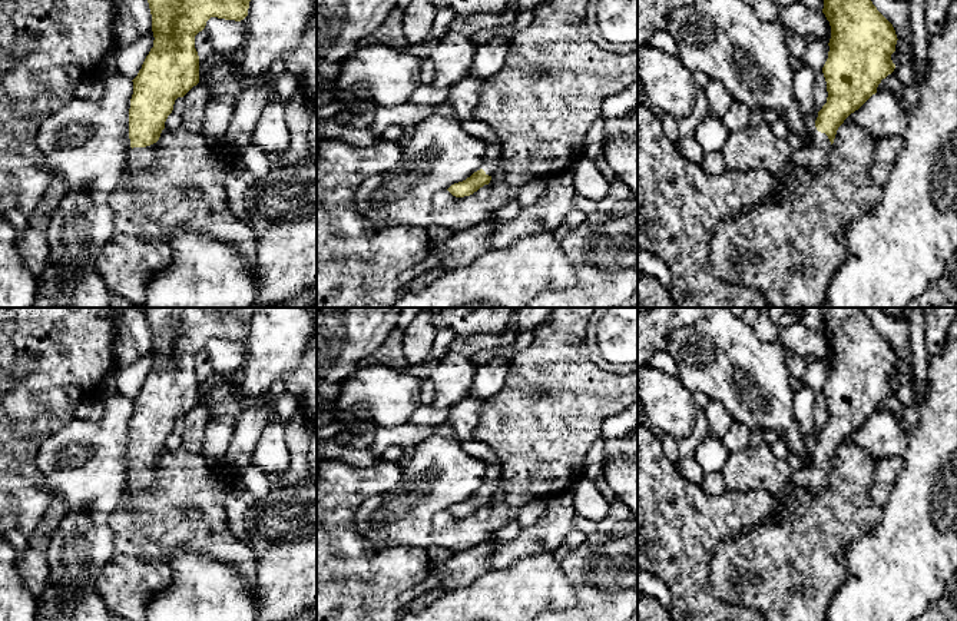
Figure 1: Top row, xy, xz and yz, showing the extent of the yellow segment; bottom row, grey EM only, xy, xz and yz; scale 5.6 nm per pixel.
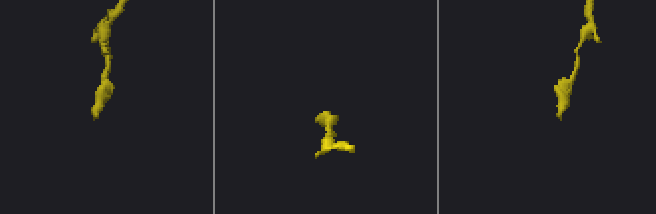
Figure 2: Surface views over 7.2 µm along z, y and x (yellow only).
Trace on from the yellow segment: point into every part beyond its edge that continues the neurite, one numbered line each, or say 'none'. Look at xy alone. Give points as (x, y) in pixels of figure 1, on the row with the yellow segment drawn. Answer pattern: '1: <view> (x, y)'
1: xy (139, 159)

